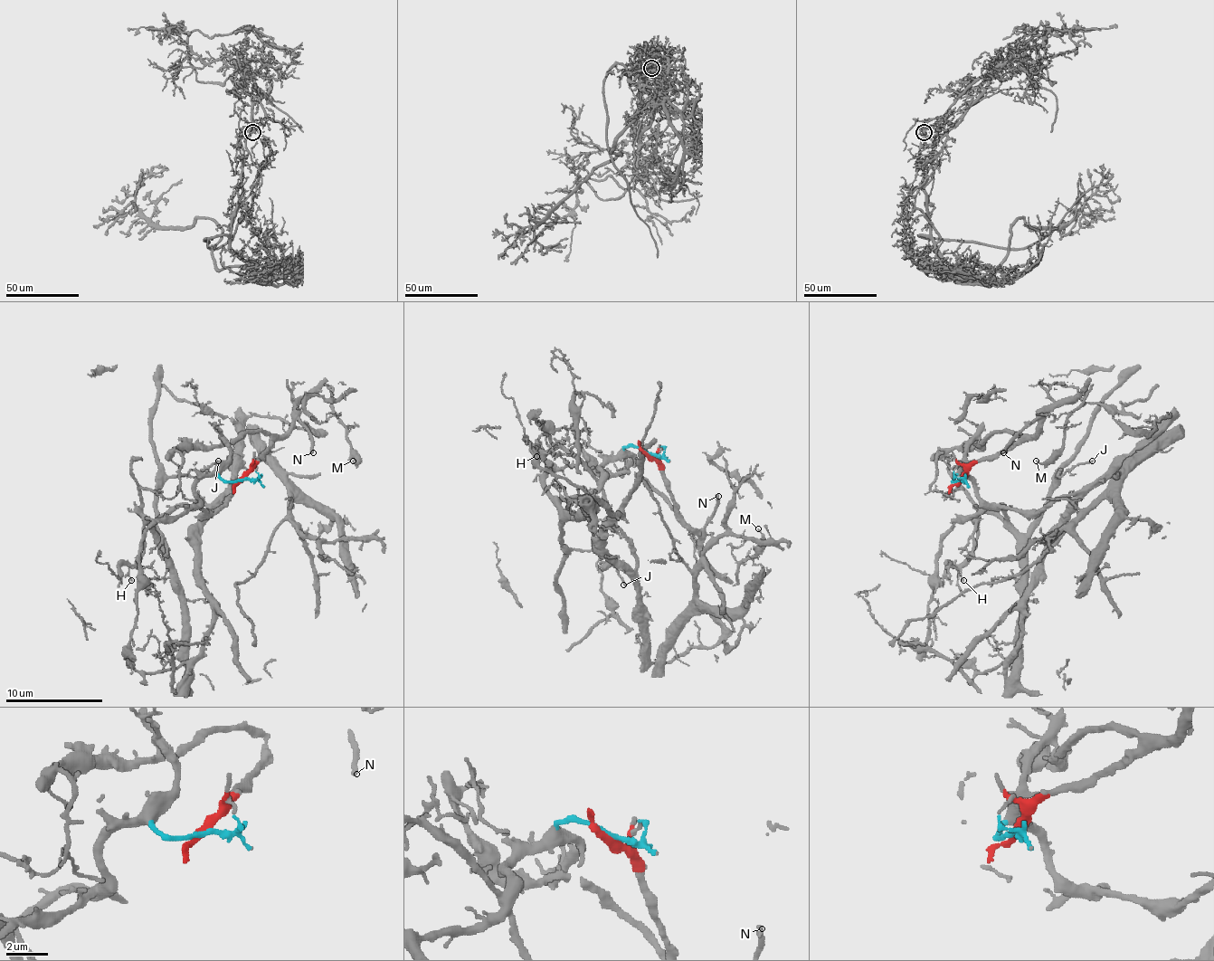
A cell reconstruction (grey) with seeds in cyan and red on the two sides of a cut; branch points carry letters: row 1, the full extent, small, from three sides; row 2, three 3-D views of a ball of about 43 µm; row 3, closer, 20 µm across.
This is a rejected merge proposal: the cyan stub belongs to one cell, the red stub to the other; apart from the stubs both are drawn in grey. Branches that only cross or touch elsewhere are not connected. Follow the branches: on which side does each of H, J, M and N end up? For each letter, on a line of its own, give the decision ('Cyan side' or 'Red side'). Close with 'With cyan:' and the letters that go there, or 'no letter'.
H: Cyan side
J: Cyan side
M: Red side
N: Red side
With cyan: H, J

